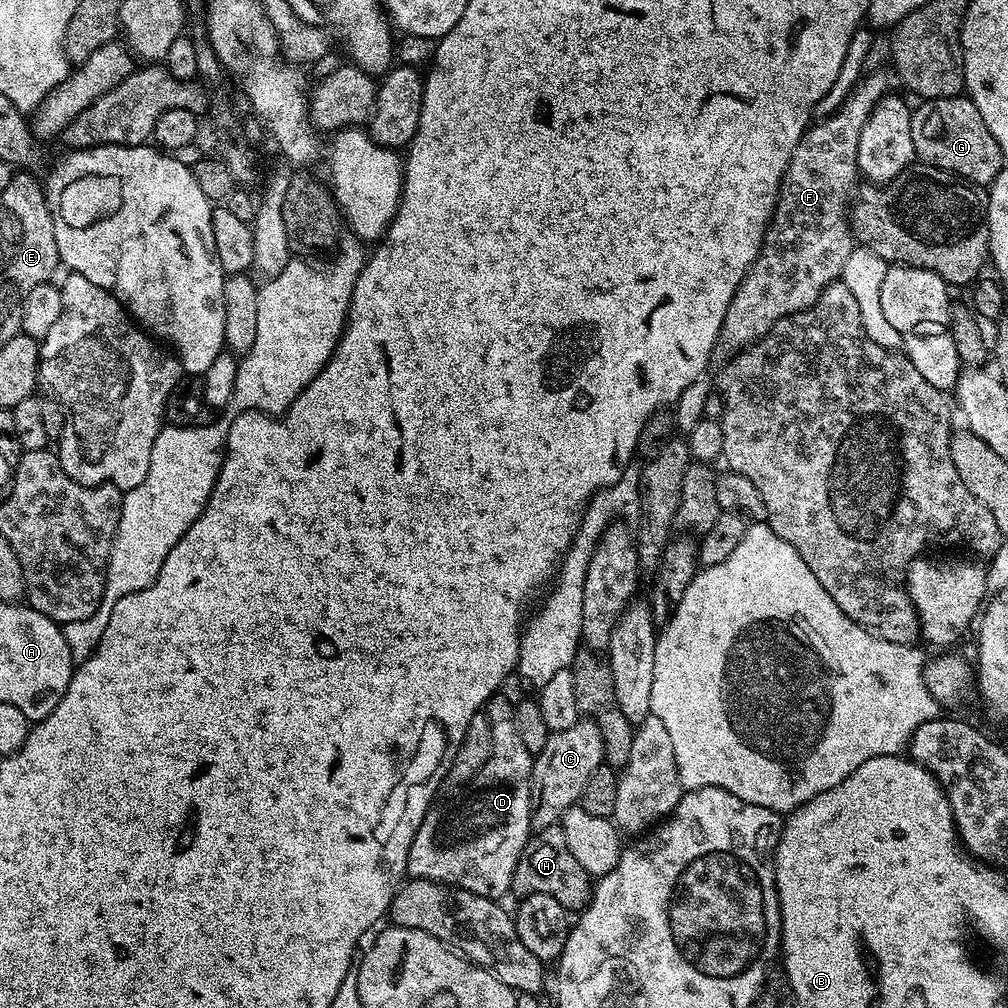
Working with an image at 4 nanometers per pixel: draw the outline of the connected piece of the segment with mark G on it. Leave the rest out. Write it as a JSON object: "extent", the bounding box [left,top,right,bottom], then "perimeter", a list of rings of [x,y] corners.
{"extent":[910,94,1006,186],"perimeter":[[[961,94],[950,98],[924,100],[917,104],[920,105],[912,108],[910,118],[910,134],[914,138],[917,161],[942,168],[945,172],[953,173],[973,186],[987,186],[994,182],[994,178],[998,178],[998,174],[1006,167],[1006,162],[1002,158],[1002,150],[998,142],[994,142],[994,134],[986,130],[986,122],[982,122],[982,114],[978,114],[978,106],[974,106],[971,98]]]}

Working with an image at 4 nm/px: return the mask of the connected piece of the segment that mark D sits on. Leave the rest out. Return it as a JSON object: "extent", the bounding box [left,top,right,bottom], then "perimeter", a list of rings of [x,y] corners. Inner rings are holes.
{"extent":[409,694,534,901],"perimeter":[[[496,694],[488,701],[486,715],[492,724],[490,758],[486,758],[486,766],[478,770],[470,787],[459,797],[460,804],[428,809],[420,829],[414,834],[414,842],[410,842],[409,877],[465,888],[468,892],[495,901],[504,898],[500,896],[509,895],[518,858],[534,832],[534,756],[526,750],[514,726],[513,707],[513,701],[508,701],[504,694]]]}

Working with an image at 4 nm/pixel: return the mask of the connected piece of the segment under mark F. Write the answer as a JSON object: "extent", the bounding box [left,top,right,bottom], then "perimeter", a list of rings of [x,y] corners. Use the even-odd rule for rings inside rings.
{"extent":[712,72,889,362],"perimeter":[[[876,72],[873,76],[865,75],[860,83],[853,88],[852,93],[842,102],[840,108],[835,109],[825,118],[821,124],[813,123],[811,127],[804,133],[804,137],[798,142],[798,146],[794,150],[794,154],[790,158],[790,162],[786,166],[786,174],[784,182],[780,185],[780,197],[776,199],[776,208],[772,212],[772,220],[768,224],[768,229],[764,235],[764,241],[760,247],[758,258],[753,262],[752,268],[744,276],[744,281],[738,286],[738,290],[734,294],[734,298],[730,302],[730,306],[726,310],[726,318],[720,327],[720,333],[716,339],[716,345],[712,347],[712,360],[718,362],[727,362],[736,355],[737,352],[743,352],[745,348],[749,348],[755,344],[757,340],[762,339],[769,330],[775,326],[782,318],[793,316],[799,312],[806,311],[810,306],[814,306],[814,302],[818,302],[818,298],[822,294],[822,290],[826,290],[826,286],[830,286],[834,281],[841,279],[846,271],[846,258],[852,253],[854,247],[854,237],[850,227],[850,197],[853,195],[854,189],[857,187],[858,169],[856,166],[856,155],[858,154],[858,138],[862,136],[862,126],[866,126],[866,118],[870,118],[872,107],[876,105],[883,96],[889,95],[888,76],[884,72]]]}

